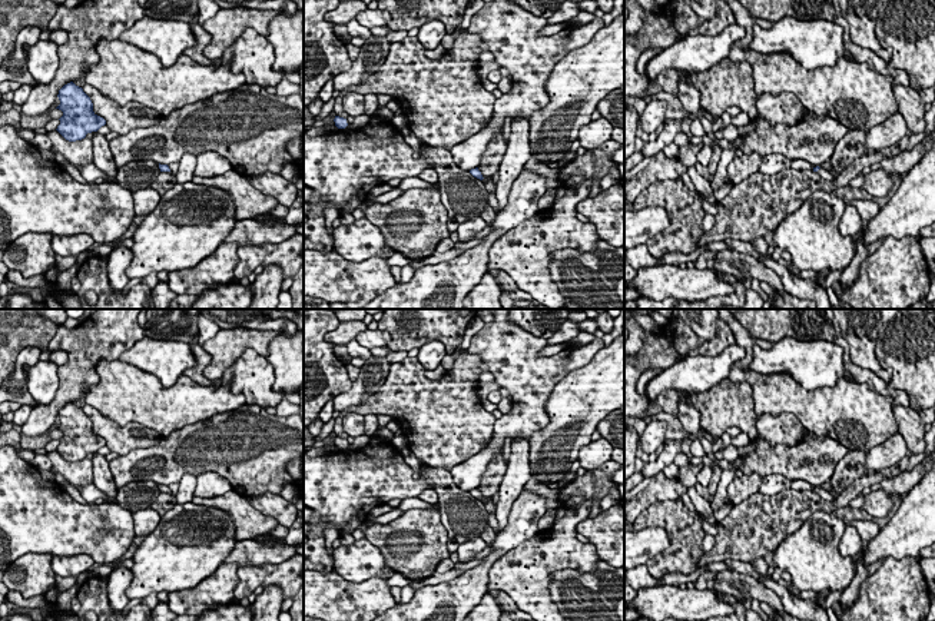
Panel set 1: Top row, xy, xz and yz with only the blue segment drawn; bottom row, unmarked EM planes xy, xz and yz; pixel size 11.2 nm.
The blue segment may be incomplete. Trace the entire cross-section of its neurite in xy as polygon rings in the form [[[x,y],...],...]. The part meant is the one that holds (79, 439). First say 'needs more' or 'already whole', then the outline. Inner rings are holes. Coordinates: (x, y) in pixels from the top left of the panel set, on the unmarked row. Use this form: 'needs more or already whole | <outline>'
already whole | [[[73,402],[64,405],[57,415],[63,432],[57,452],[69,462],[82,461],[87,454],[97,452],[106,441],[93,432],[93,424],[82,408]]]

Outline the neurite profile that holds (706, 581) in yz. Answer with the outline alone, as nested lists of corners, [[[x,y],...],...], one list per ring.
[[[706,564],[703,568],[704,571],[700,574],[700,577],[694,581],[694,588],[697,590],[712,590],[714,592],[714,595],[722,600],[723,602],[726,604],[737,604],[737,602],[743,602],[740,600],[737,600],[736,597],[733,595],[727,595],[727,594],[723,594],[723,592],[719,592],[716,588],[714,588],[714,581],[716,581],[716,575],[717,572],[714,571],[709,571],[707,569],[707,565]]]

